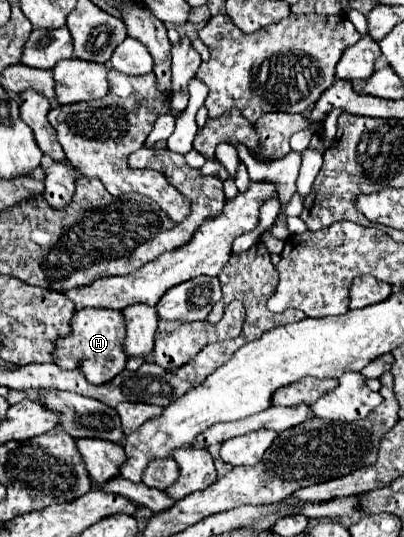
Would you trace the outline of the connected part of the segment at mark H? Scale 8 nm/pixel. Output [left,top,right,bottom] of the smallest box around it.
[55,307,127,385]

